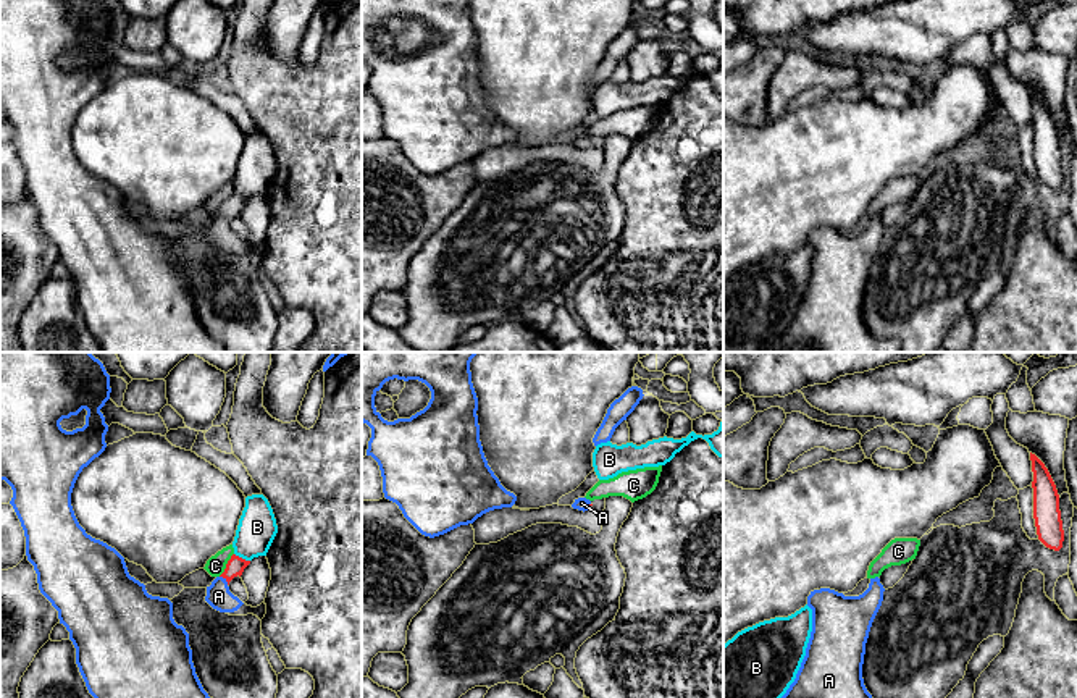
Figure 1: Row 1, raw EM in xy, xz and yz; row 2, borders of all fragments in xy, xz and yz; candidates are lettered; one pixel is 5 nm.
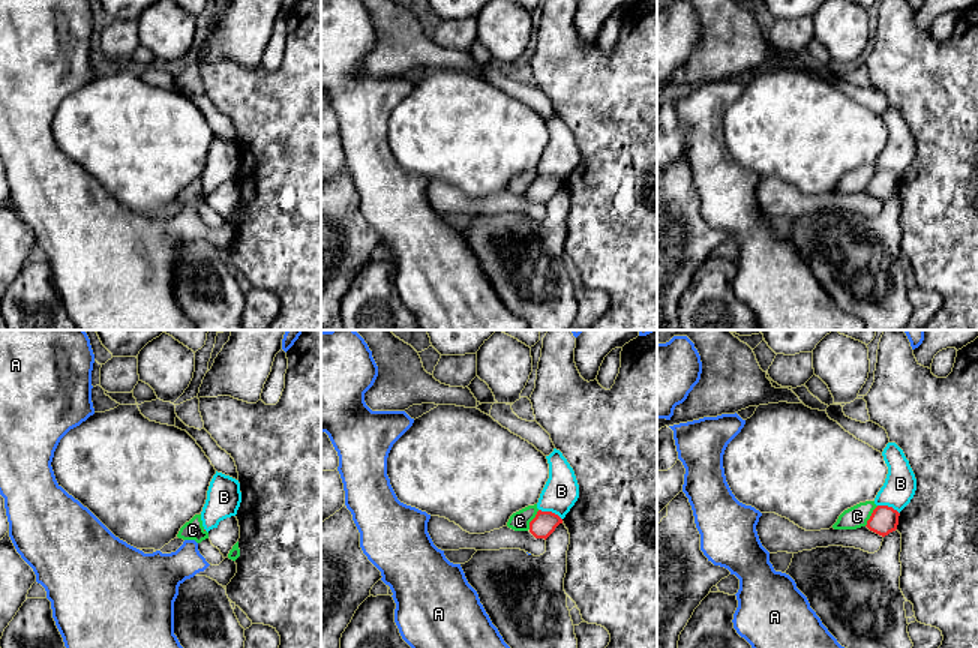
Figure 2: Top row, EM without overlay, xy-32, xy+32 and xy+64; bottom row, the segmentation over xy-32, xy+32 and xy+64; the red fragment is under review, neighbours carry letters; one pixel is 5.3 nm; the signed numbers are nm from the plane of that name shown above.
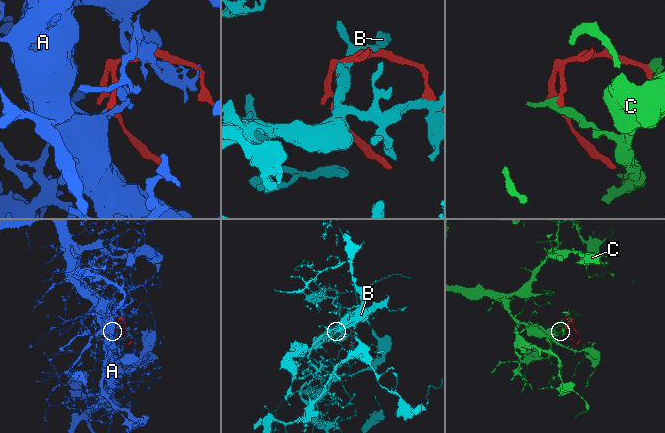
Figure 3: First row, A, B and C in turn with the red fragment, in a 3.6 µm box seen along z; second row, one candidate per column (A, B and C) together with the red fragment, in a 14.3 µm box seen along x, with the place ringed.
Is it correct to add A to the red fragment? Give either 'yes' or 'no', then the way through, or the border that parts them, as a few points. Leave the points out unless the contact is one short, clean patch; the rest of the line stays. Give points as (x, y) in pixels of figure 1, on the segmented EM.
yes; way xy (236, 564), (226, 580), (218, 588), (218, 597)

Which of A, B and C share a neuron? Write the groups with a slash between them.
A / B / C

